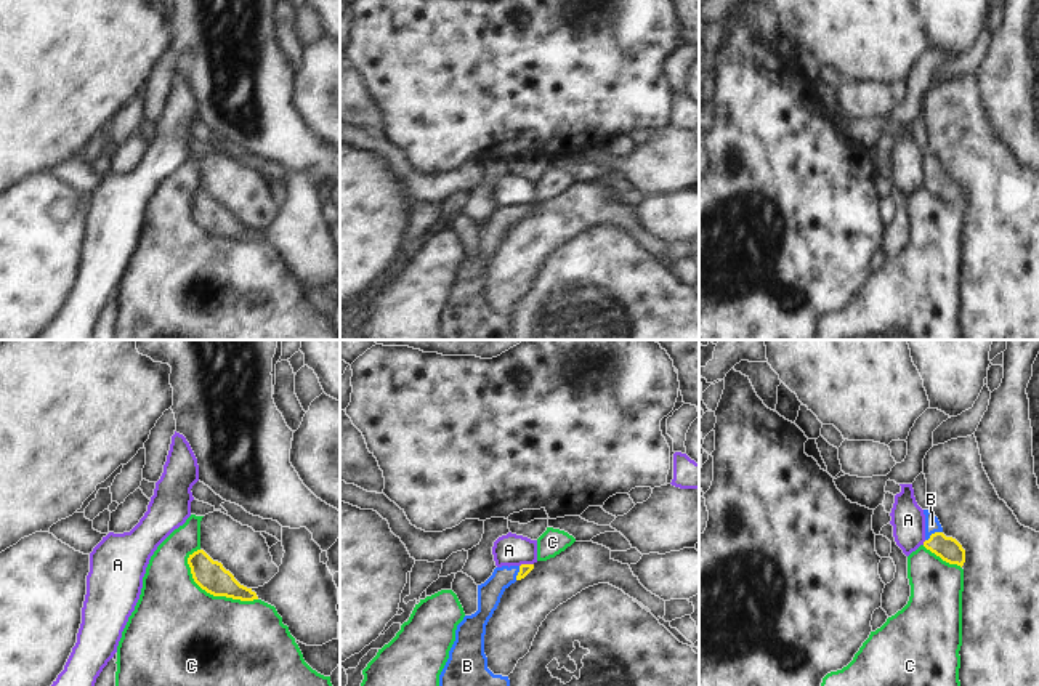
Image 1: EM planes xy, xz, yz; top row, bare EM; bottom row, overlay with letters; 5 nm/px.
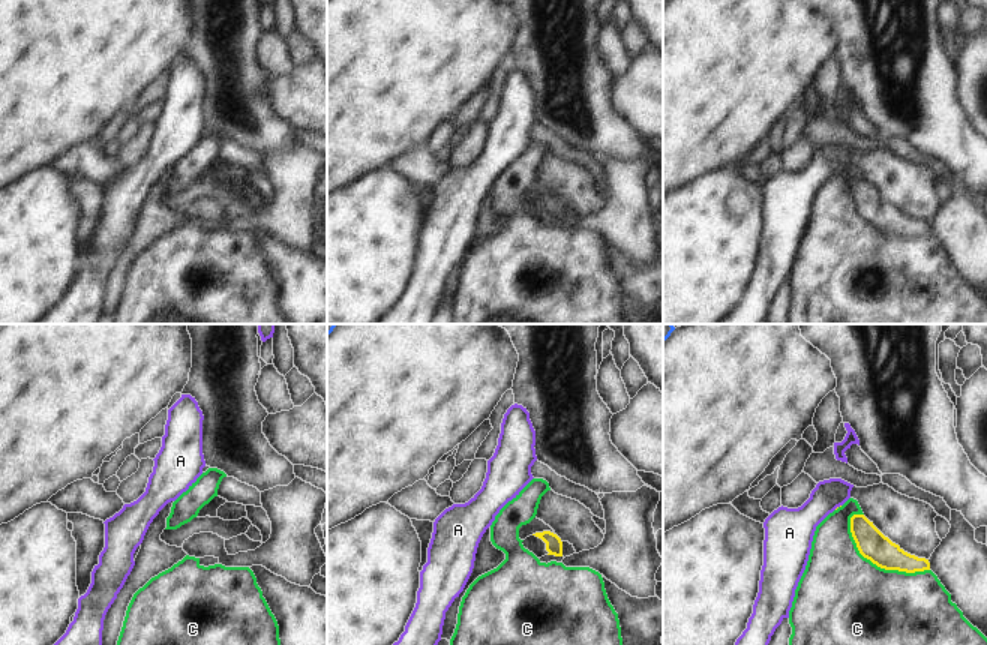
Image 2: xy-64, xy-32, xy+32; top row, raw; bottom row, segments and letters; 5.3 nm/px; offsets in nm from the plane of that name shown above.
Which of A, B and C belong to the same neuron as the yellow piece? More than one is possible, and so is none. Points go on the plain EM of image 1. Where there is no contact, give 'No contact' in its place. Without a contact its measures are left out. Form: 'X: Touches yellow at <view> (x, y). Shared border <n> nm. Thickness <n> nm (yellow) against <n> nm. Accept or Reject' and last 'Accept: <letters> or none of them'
A: Touches yellow at xz (526, 205). Shared border 70 nm. Thickness 60 nm (yellow) against 160 nm. Reject
B: Touches yellow at yz (935, 173). Shared border 100 nm. Thickness 120 nm (yellow) against 80 nm. Accept
C: Touches yellow at xy (214, 236). Shared border 420 nm. Thickness 160 nm (yellow) against 500 nm. Reject
Accept: B

